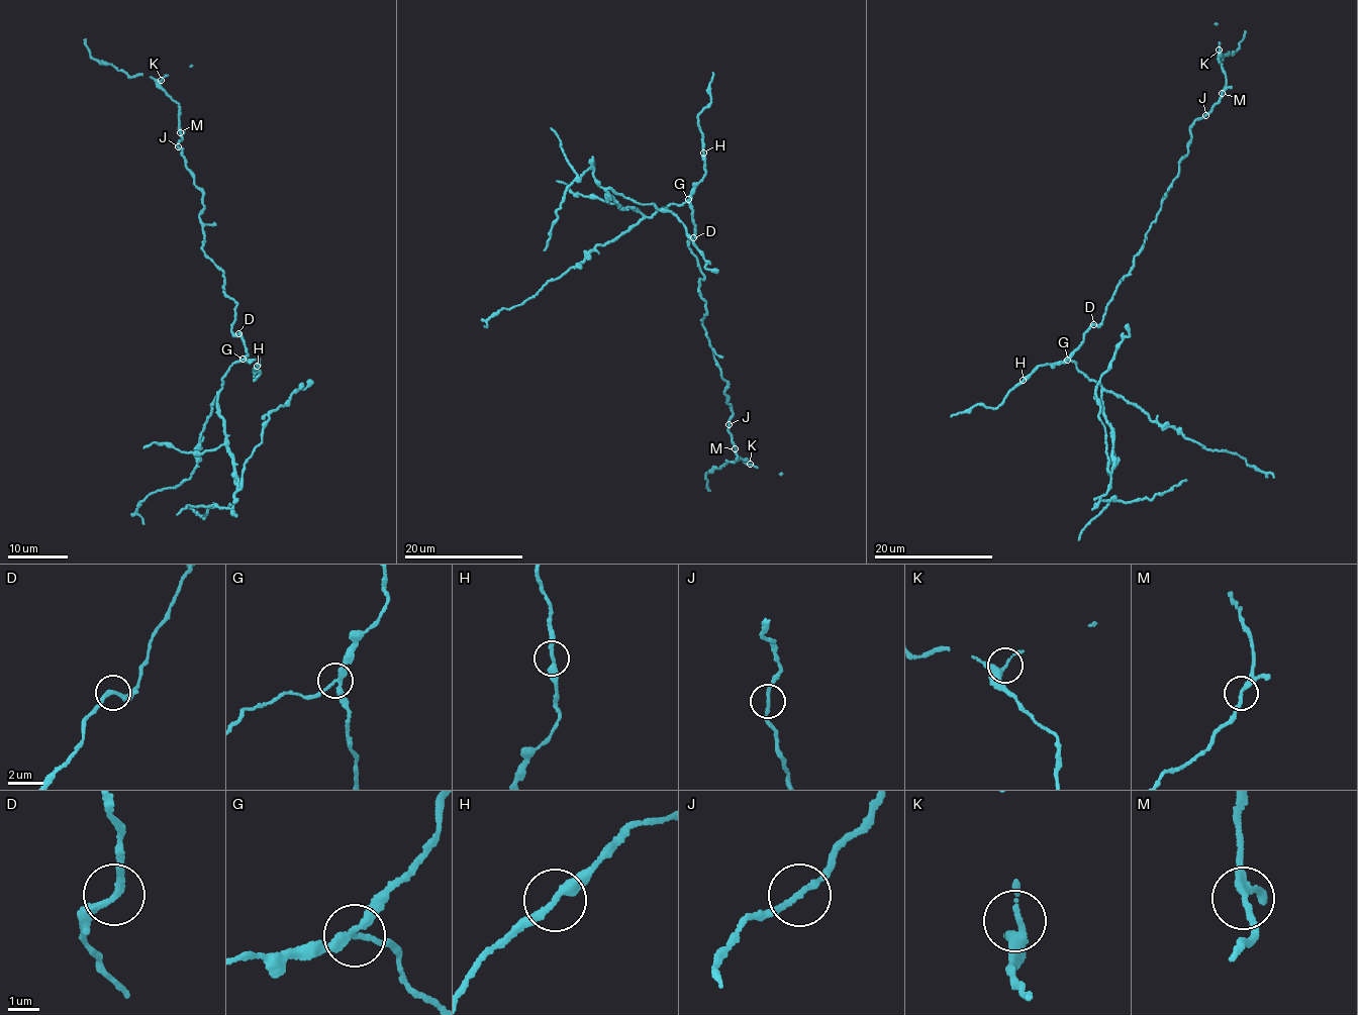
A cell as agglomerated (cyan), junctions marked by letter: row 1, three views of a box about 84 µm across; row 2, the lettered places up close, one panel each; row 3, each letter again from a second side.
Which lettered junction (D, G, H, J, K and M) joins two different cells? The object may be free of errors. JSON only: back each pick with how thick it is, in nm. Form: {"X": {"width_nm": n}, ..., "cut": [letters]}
{"G": {"width_nm": 200}, "cut": ["G"]}

